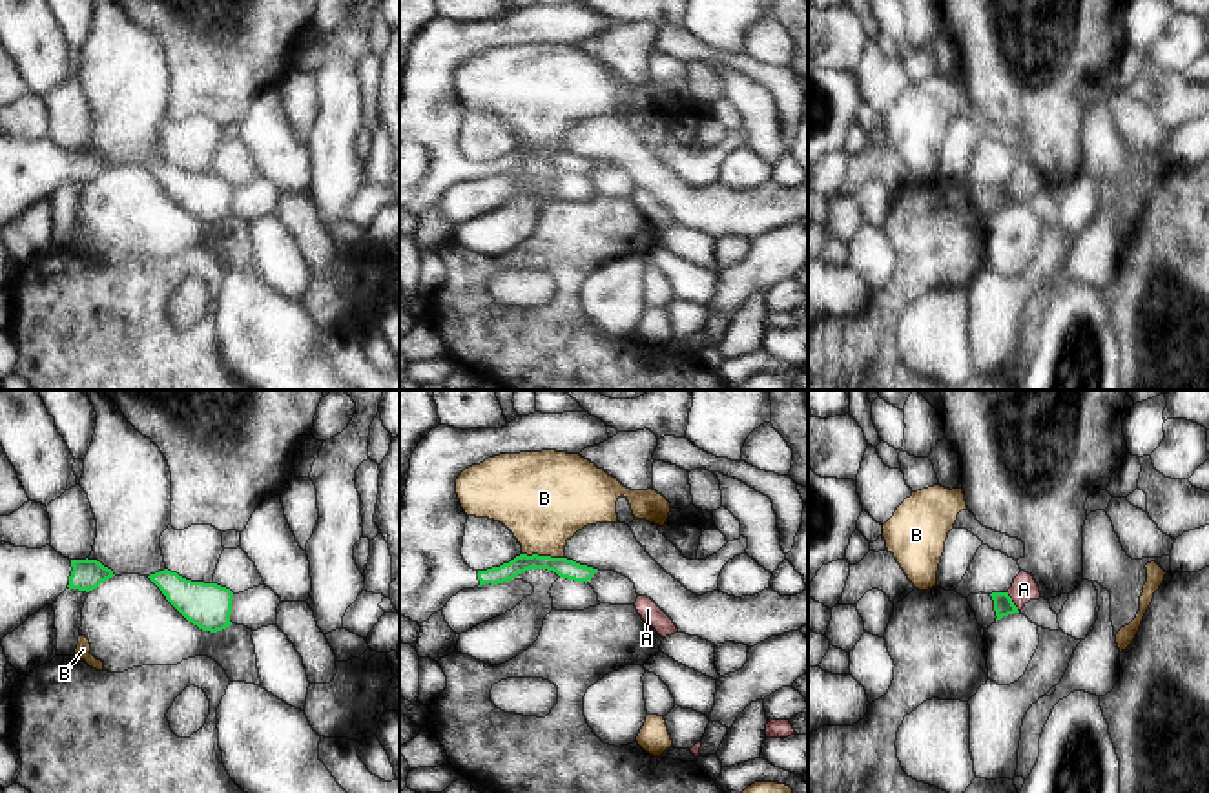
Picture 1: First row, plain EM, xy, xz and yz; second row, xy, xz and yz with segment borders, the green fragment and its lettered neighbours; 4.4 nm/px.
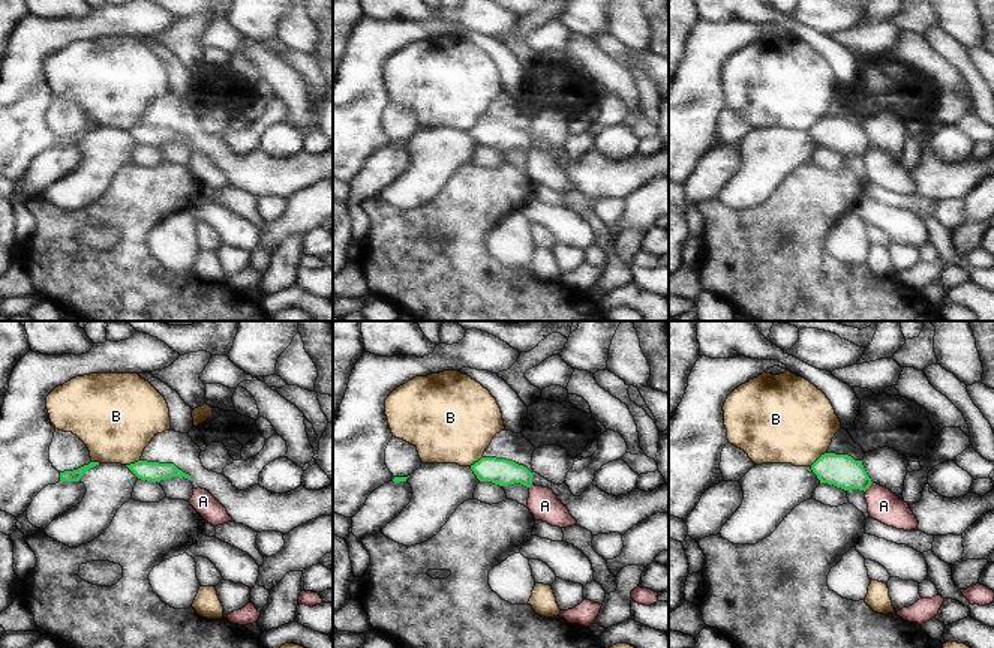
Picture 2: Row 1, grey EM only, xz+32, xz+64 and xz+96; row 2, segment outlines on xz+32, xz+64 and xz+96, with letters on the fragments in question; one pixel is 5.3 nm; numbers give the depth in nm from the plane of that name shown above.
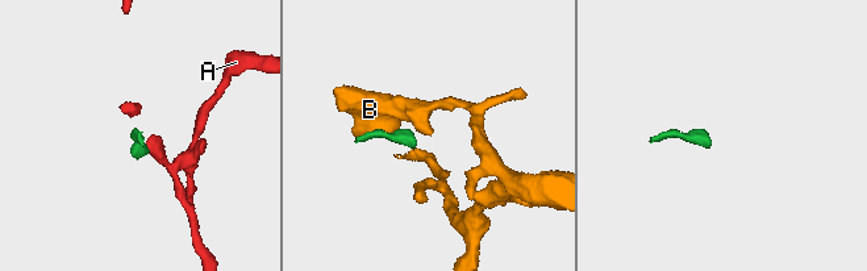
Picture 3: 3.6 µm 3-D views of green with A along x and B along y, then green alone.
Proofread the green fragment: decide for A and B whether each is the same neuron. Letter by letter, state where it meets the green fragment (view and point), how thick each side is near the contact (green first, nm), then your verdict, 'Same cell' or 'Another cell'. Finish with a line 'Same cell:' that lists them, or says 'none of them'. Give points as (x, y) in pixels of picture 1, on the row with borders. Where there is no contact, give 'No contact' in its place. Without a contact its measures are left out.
A: Touches green at yz (1012, 602). Thickness 90 nm (green) against 120 nm. Another cell
B: Touches green at xz (544, 556). Thickness 90 nm (green) against 400 nm. Another cell
Same cell: none of them

